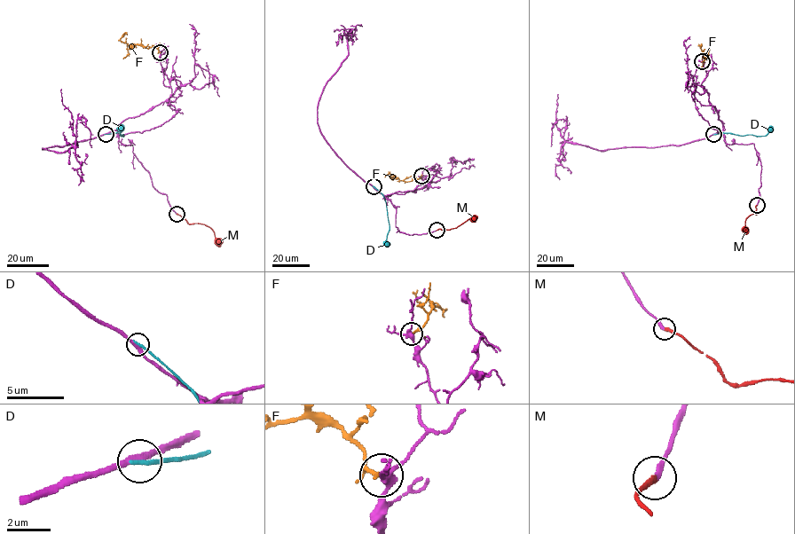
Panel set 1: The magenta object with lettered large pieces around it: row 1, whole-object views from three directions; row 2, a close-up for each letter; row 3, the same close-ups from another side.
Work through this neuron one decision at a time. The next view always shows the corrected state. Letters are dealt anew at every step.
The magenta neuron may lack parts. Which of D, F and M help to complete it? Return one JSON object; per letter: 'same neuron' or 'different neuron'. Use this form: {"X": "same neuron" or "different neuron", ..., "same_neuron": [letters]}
{"D": "different neuron", "F": "different neuron", "M": "same neuron", "same_neuron": ["M"]}

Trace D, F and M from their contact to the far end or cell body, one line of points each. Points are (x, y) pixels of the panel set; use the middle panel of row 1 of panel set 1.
D: (373, 186), (384, 197), (389, 224), (387, 246)
F: (421, 176), (406, 181), (386, 175), (392, 175)
M: (436, 230), (456, 228), (468, 219), (475, 220)

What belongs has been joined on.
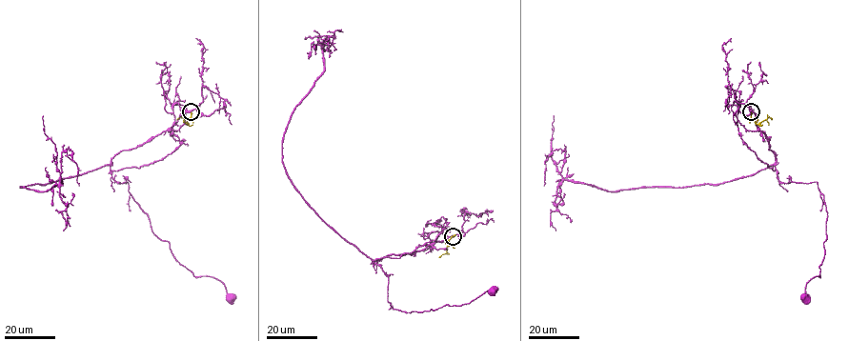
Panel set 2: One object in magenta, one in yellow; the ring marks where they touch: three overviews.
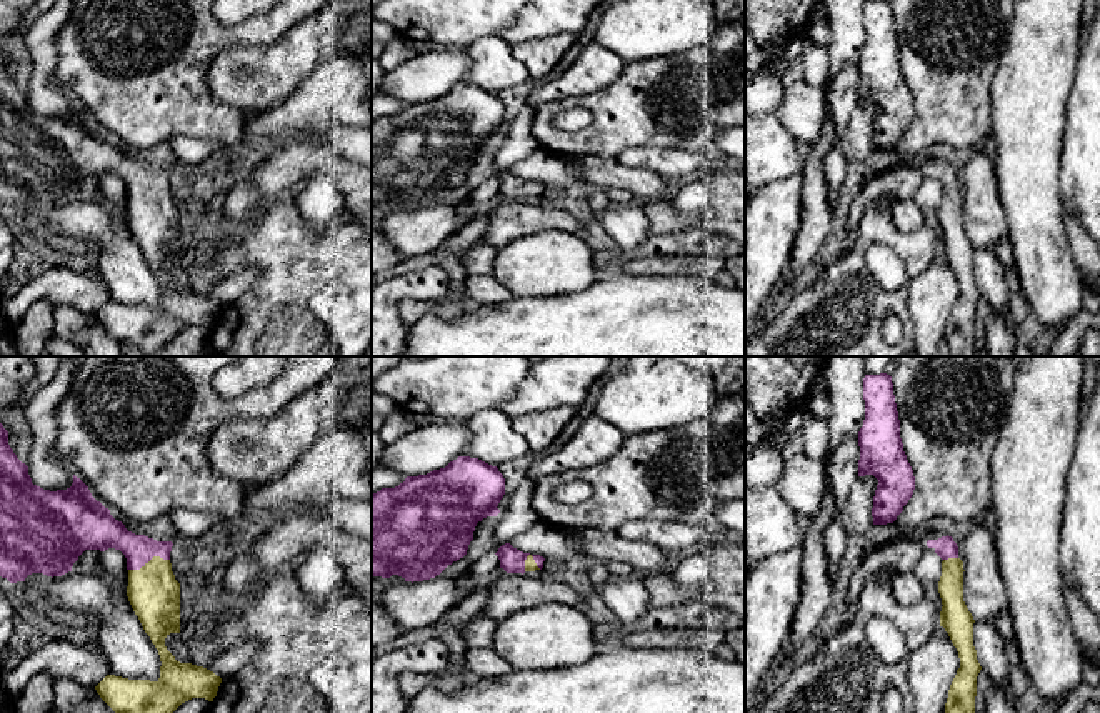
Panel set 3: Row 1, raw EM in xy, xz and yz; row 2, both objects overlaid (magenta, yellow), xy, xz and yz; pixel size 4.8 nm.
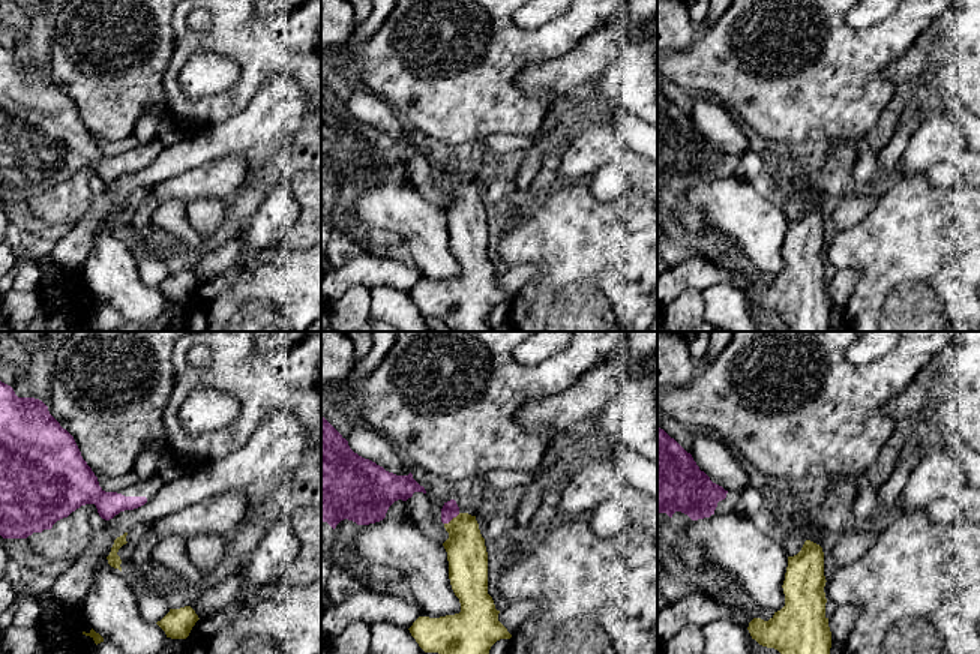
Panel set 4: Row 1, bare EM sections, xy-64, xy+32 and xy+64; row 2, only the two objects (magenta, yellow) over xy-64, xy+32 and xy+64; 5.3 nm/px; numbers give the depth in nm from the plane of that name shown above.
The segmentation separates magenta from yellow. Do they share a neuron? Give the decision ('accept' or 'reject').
accept

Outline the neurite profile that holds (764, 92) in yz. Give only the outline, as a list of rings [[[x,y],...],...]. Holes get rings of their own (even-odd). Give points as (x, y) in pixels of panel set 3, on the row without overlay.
[[[773,40],[758,47],[763,55],[762,65],[755,72],[745,72],[745,112],[748,115],[758,117],[778,110],[785,92],[783,75],[770,75],[768,67],[783,57],[787,45],[785,40]]]

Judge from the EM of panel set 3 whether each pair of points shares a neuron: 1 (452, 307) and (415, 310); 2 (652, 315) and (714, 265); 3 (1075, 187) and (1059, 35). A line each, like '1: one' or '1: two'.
1: one
2: two
3: two

